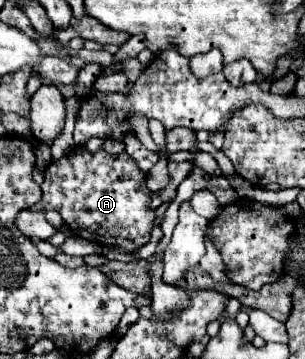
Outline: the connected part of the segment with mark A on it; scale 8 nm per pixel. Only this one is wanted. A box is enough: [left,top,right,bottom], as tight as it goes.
[32,147,154,253]

